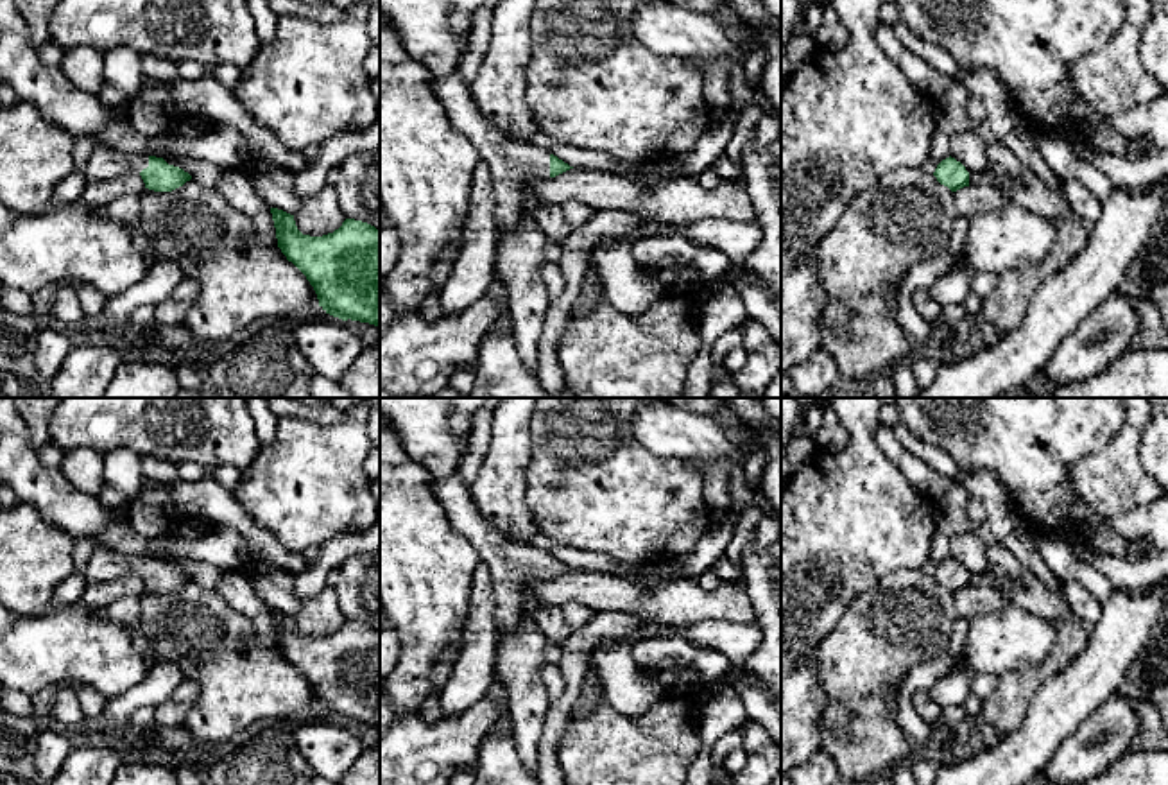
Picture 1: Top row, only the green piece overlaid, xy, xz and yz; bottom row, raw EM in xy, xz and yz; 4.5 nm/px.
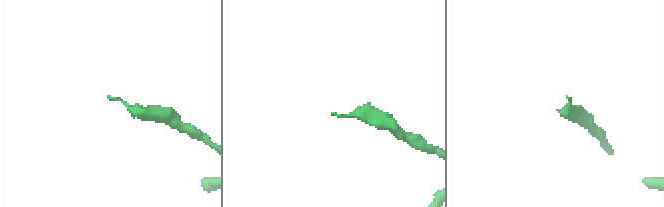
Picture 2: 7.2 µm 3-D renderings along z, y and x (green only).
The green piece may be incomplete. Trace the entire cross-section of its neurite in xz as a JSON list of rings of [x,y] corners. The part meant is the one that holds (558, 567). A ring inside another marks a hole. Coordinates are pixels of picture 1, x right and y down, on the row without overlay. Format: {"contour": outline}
{"contour": [[[460,475],[432,477],[430,484],[435,498],[444,505],[451,527],[469,541],[491,572],[496,636],[514,633],[523,582],[530,577],[555,579],[573,568],[546,550],[511,541],[496,532],[480,513]]]}

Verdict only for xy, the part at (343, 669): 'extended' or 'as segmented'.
as segmented

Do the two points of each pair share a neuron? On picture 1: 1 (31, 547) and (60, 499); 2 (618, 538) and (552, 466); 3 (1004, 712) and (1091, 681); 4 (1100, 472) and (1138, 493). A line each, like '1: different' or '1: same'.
1: different
2: same
3: different
4: same

